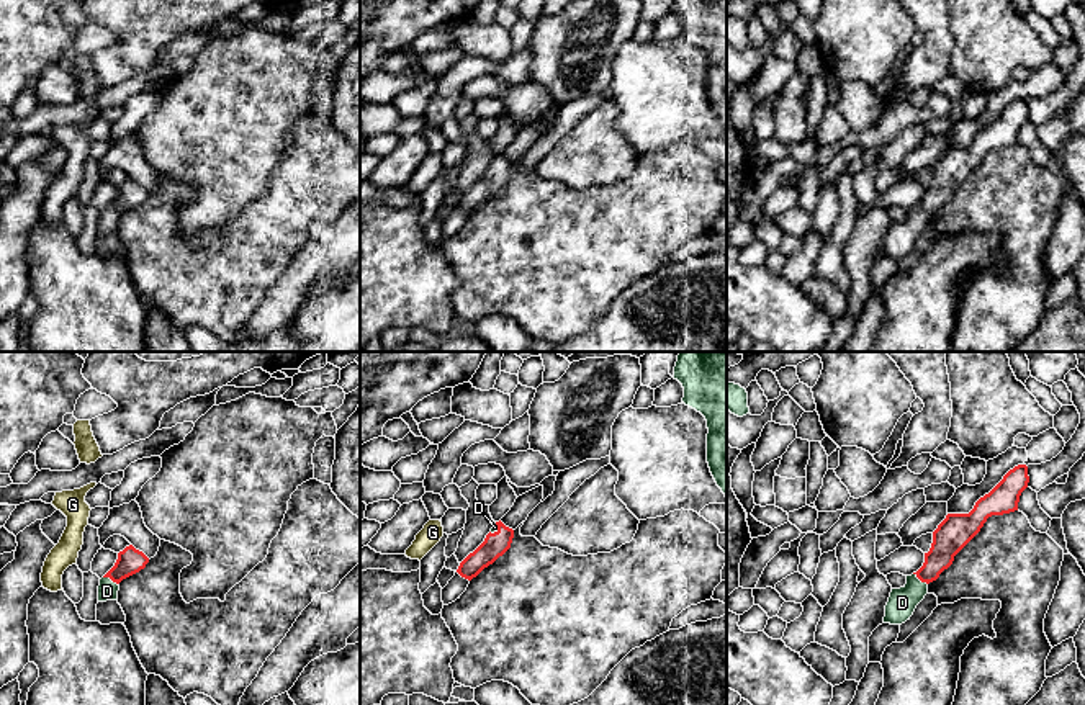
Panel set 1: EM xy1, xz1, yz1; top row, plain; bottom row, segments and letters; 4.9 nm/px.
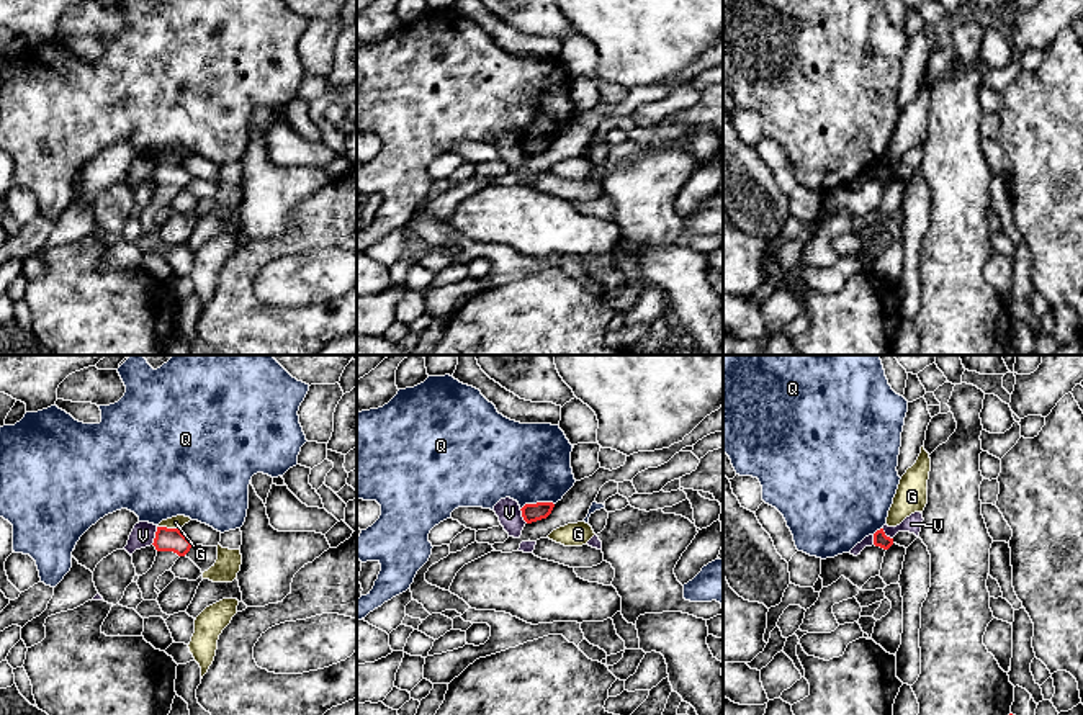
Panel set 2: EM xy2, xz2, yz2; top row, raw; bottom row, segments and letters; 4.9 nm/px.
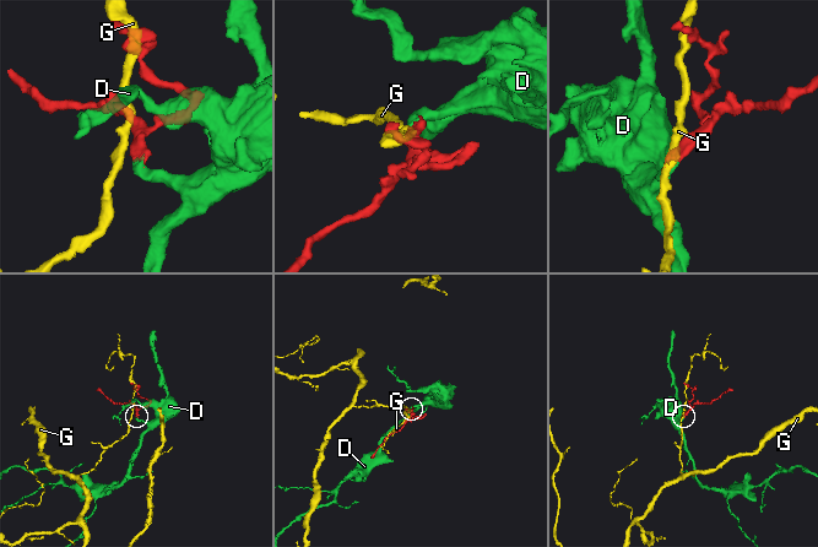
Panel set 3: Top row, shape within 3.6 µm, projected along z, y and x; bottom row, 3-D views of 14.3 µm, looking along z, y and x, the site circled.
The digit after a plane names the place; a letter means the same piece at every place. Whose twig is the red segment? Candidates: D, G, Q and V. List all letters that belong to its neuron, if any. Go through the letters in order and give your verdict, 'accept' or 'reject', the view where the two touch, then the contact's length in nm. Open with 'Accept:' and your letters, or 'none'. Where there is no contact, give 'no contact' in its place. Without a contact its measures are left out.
Accept: D
D: accept; meets red in yz1; contact 90 nm long
G: reject; meets red in xy2; contact 110 nm long
Q: reject; meets red in xz2; contact 170 nm long
V: reject; meets red in xy2; contact 90 nm long

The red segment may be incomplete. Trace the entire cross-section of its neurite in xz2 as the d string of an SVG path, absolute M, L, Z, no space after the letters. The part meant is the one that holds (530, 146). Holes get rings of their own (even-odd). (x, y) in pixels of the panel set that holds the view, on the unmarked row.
M537 136L537 137L525 137L520 144L522 144L522 151L527 157L546 152L551 144L553 144L555 137L553 136Z

